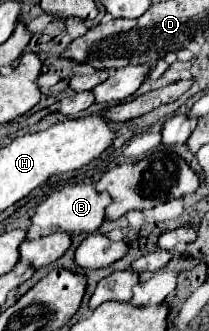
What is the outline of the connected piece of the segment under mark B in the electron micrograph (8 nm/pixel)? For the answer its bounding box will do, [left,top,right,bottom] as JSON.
[31,184,111,234]

